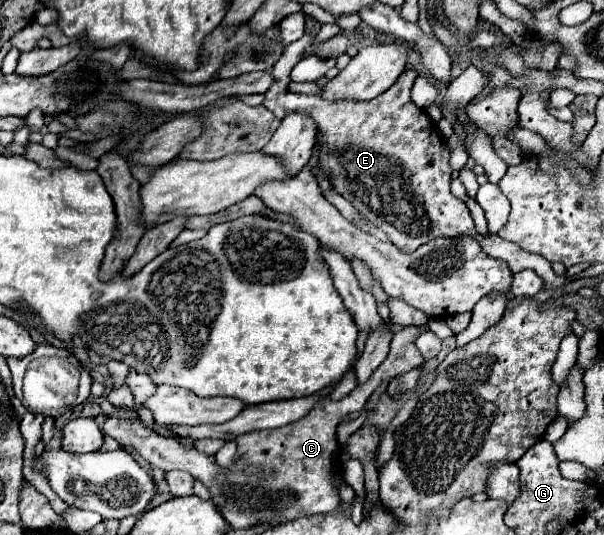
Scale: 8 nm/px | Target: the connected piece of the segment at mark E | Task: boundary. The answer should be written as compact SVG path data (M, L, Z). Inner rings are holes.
M304 35L284 49L282 59L278 59L278 63L272 67L274 83L270 91L264 93L264 105L280 121L288 111L306 111L306 115L314 119L318 127L318 163L326 167L326 175L330 175L330 183L336 193L350 201L362 217L380 227L402 251L416 251L422 243L436 235L456 237L468 233L480 241L484 253L506 261L512 273L534 269L544 279L544 291L558 289L566 283L566 279L554 275L550 261L546 261L542 255L528 253L516 243L504 241L498 235L482 237L476 233L466 203L450 193L450 147L446 141L442 141L442 135L430 121L428 113L416 107L410 97L418 75L414 69L404 71L388 91L372 101L330 103L318 95L290 93L287 85L291 81L291 70L312 39L312 35Z

